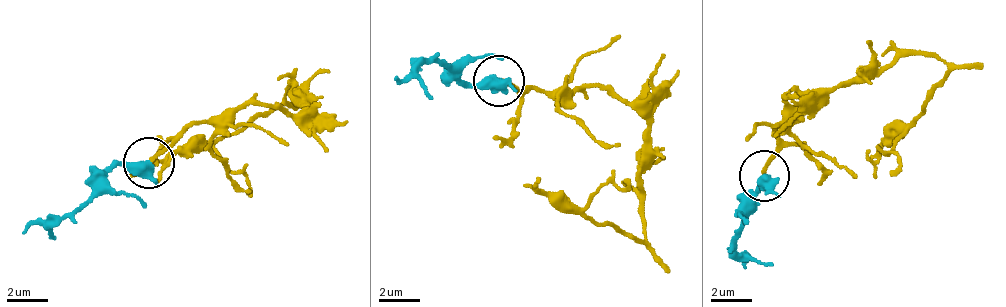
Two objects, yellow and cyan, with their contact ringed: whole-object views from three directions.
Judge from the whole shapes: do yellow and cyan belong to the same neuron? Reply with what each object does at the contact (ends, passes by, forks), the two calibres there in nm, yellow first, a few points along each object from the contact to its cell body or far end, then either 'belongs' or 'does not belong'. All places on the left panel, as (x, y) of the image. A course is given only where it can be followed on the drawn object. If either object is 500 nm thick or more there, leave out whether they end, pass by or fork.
yellow ends | cyan passes by | 180/460 nm | yellow via (153, 164), (201, 121), (242, 106), (296, 117), (307, 104), (295, 84), (215, 140), (190, 139), (155, 180) | cyan via (148, 163), (122, 163), (61, 214), (50, 228), (55, 241) | belongs

